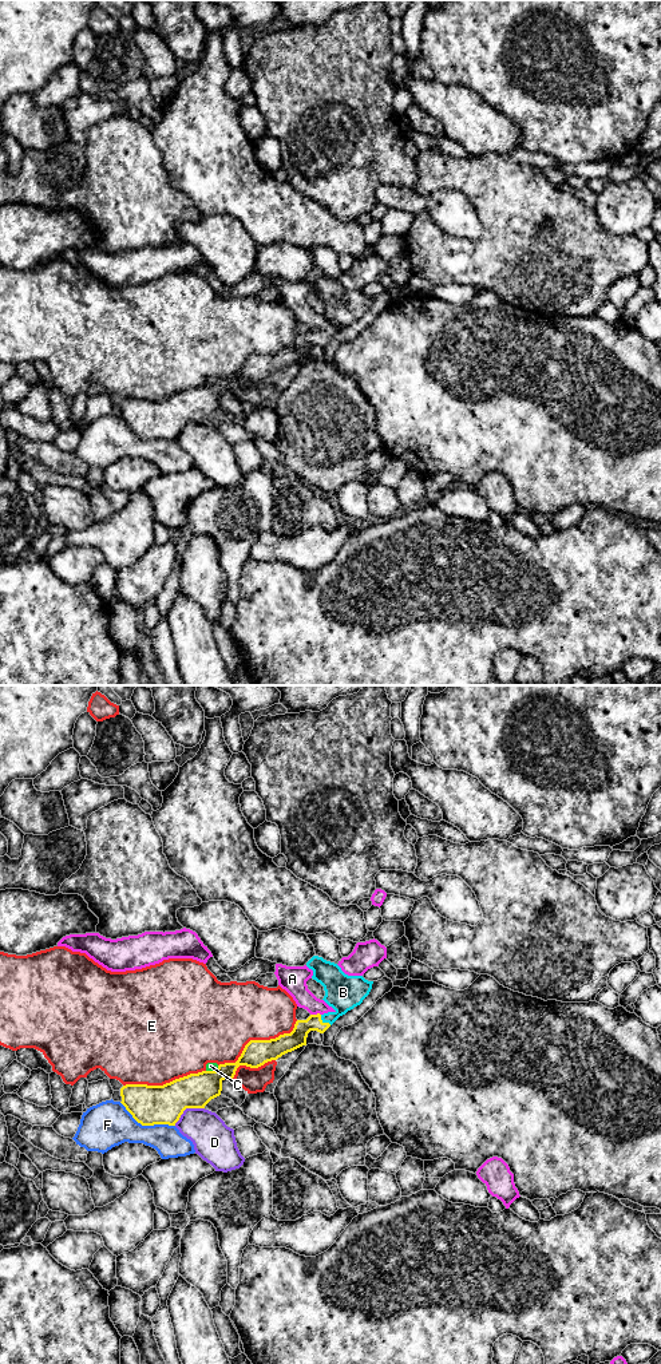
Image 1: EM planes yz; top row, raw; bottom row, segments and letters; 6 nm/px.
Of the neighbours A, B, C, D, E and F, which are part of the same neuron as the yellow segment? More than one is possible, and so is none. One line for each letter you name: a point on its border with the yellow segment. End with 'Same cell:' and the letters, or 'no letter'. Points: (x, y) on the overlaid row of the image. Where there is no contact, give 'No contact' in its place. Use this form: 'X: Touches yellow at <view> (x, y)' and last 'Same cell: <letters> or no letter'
B: Touches yellow at yz (324, 1023)
Same cell: B

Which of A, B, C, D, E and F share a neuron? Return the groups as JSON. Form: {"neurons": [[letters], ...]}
{"neurons": [["A"], ["B"], ["C"], ["D"], ["E"], ["F"]]}

